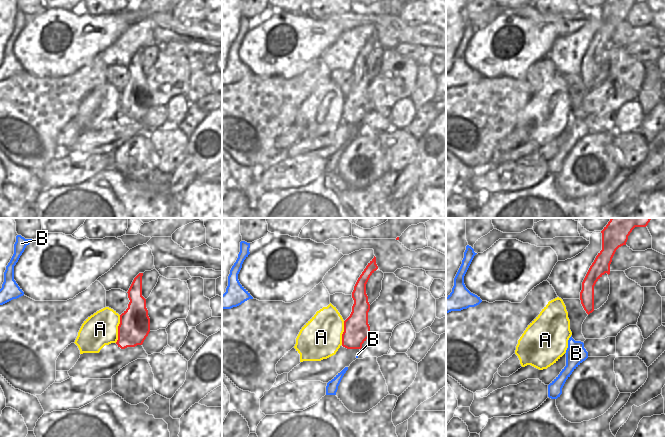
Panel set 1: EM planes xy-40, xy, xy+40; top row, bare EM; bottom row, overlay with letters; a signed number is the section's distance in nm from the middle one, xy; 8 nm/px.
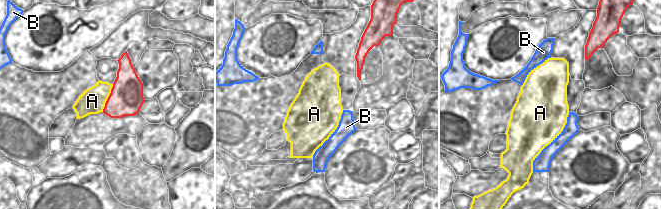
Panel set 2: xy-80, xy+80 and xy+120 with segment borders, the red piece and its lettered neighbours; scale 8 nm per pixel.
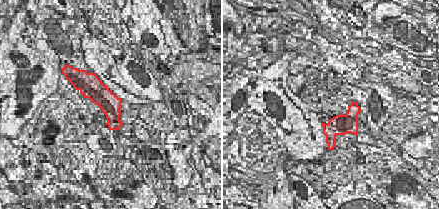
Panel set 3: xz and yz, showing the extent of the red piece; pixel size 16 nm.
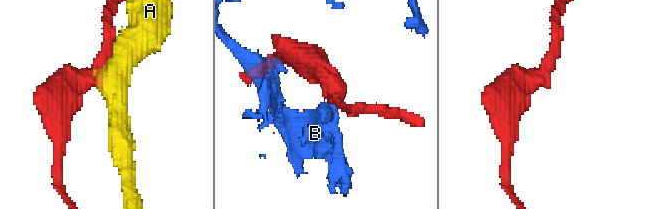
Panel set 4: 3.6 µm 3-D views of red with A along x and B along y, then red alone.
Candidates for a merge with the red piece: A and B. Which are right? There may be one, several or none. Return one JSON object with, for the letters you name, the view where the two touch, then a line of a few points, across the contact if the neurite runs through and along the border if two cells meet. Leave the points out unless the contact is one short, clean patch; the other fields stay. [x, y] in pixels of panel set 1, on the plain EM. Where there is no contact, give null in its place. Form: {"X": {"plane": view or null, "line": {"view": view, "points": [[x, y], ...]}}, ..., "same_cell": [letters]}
{"same_cell": []}

